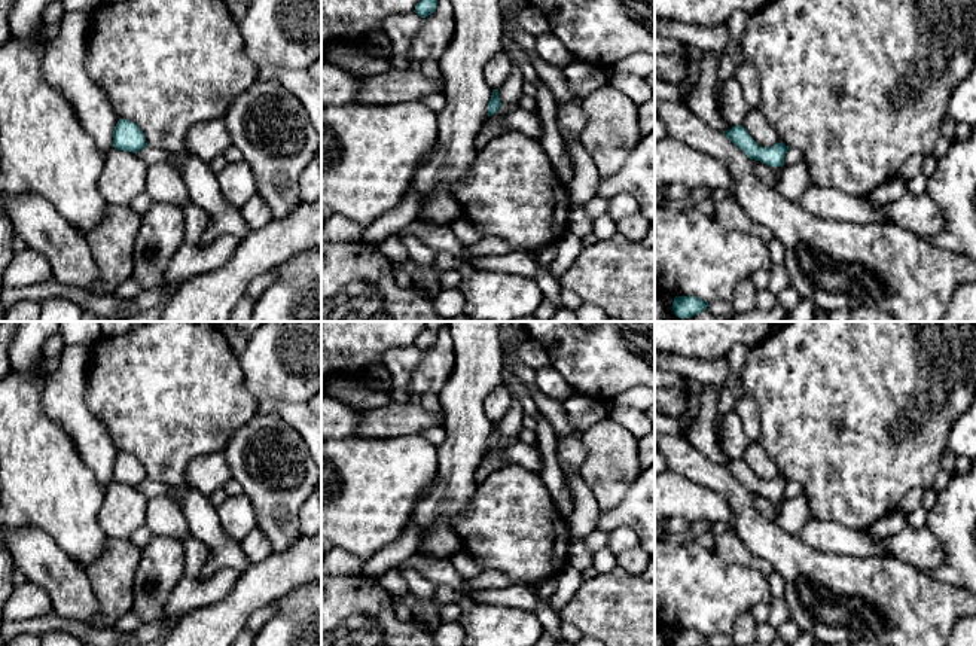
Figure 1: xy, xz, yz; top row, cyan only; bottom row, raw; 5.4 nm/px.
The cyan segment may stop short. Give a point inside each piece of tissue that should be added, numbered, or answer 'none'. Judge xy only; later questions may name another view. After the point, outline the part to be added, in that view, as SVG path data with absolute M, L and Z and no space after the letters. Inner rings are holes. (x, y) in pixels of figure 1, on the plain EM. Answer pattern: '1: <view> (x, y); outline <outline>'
none

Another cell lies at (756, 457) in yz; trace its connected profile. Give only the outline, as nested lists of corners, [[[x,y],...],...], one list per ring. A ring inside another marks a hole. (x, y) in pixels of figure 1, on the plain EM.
[[[750,442],[742,454],[742,460],[762,481],[771,481],[780,476],[780,469],[777,463],[768,455],[766,450],[759,442]]]

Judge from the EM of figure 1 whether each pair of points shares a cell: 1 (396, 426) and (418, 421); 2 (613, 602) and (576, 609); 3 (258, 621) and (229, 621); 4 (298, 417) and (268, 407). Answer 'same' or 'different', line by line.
1: same
2: same
3: different
4: same

